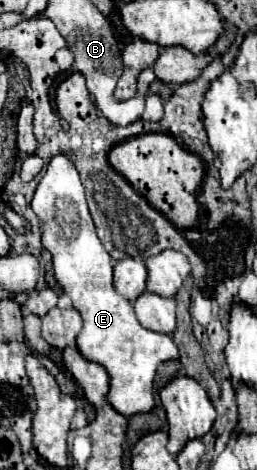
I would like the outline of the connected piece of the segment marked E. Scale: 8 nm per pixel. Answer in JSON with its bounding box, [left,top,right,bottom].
[31,155,179,417]

